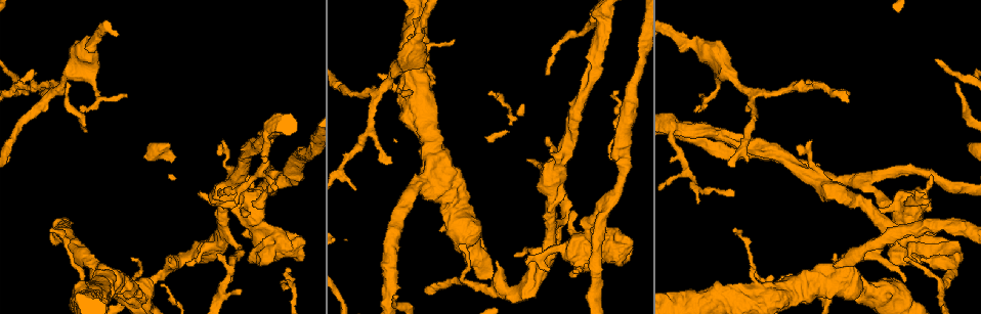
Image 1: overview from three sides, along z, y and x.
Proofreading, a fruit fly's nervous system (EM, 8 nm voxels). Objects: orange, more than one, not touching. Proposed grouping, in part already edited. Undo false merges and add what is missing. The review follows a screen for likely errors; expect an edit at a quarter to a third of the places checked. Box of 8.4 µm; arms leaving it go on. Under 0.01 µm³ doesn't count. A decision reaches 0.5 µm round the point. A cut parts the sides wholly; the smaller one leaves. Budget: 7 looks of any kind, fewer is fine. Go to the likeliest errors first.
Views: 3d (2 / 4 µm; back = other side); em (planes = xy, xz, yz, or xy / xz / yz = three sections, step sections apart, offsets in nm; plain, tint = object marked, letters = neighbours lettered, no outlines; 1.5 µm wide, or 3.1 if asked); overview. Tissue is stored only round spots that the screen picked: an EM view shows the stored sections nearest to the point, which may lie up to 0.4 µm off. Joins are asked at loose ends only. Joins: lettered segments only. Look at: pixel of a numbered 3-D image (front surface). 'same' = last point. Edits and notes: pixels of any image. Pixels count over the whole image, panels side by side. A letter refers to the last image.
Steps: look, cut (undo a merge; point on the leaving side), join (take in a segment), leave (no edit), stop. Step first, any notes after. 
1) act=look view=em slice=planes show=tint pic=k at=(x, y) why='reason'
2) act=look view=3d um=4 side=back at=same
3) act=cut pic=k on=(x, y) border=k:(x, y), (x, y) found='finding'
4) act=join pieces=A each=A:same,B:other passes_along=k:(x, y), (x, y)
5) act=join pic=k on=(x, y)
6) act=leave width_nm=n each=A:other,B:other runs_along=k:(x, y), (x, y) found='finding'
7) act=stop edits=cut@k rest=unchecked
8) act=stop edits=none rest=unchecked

act=look view=3d um=4 pic=1 at=(388, 164) why='branch stops here'

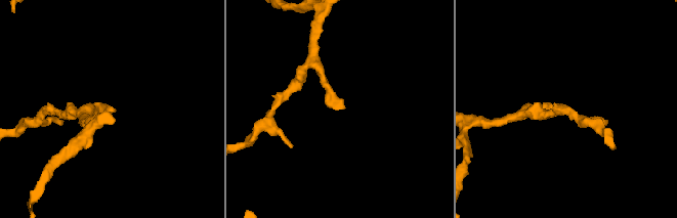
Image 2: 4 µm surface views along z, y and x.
act=look view=em slice=planes show=letters pic=2 at=(112, 111) why='need the tissue'

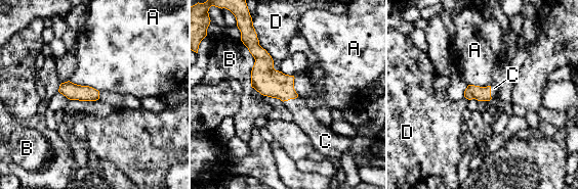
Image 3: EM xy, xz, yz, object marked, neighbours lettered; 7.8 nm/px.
act=join pieces=C each=A:other,B:other,C:same,D:other passes_along=3:(265, 80), (290, 98), (303, 116) found='the neuron continues'

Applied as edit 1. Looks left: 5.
act=look view=em slice=planes show=letters pic=1 at=(526, 264) why='free end'

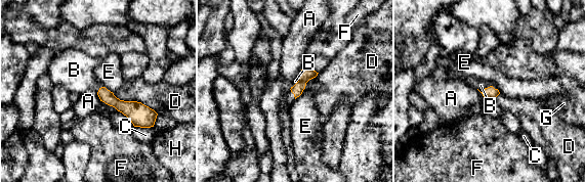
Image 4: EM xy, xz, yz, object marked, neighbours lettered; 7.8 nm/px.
act=join pieces=B each=A:other,B:same,C:other,D:other,E:other,F:other,G:other,H:other passes_along=4:(490, 93), (488, 87), (481, 85) found='it goes on there'

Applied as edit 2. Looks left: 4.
act=stop edits=join@3,join@4 rest=unchecked

